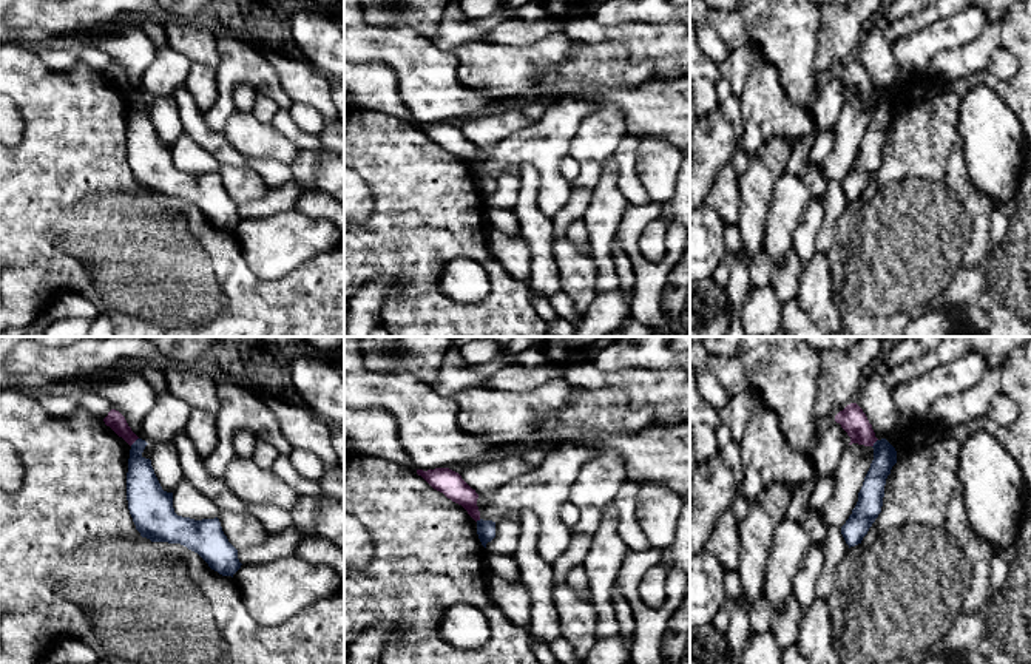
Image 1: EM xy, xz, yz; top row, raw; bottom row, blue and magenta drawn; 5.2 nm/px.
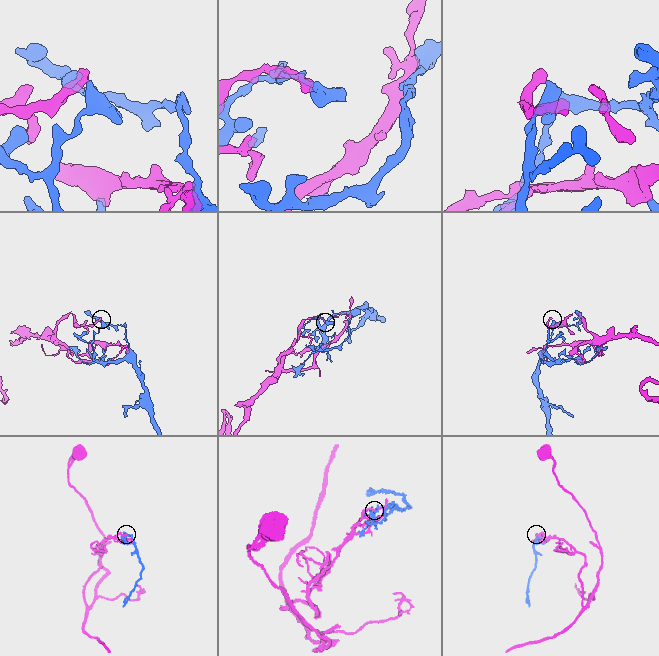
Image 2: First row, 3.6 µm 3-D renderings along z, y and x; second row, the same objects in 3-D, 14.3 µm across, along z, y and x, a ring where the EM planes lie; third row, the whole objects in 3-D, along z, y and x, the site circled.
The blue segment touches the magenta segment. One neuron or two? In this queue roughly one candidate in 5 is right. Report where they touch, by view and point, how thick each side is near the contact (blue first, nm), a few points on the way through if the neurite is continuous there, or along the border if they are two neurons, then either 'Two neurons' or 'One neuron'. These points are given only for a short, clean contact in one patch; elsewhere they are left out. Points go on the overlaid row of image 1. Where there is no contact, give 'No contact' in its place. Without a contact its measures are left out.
Touches blue at xy (135, 442). Thickness 180 nm (blue) against 90 nm. Two neurons

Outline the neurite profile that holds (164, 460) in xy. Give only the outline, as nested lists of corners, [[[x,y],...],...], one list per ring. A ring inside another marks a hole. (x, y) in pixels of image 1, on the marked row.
[[[173,442],[151,443],[151,466],[164,491],[173,493],[184,479],[177,459],[177,449]]]

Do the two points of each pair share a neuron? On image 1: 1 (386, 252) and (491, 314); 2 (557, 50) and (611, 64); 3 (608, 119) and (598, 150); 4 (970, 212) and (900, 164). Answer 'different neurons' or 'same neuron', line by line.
1: same neuron
2: different neurons
3: same neuron
4: same neuron

